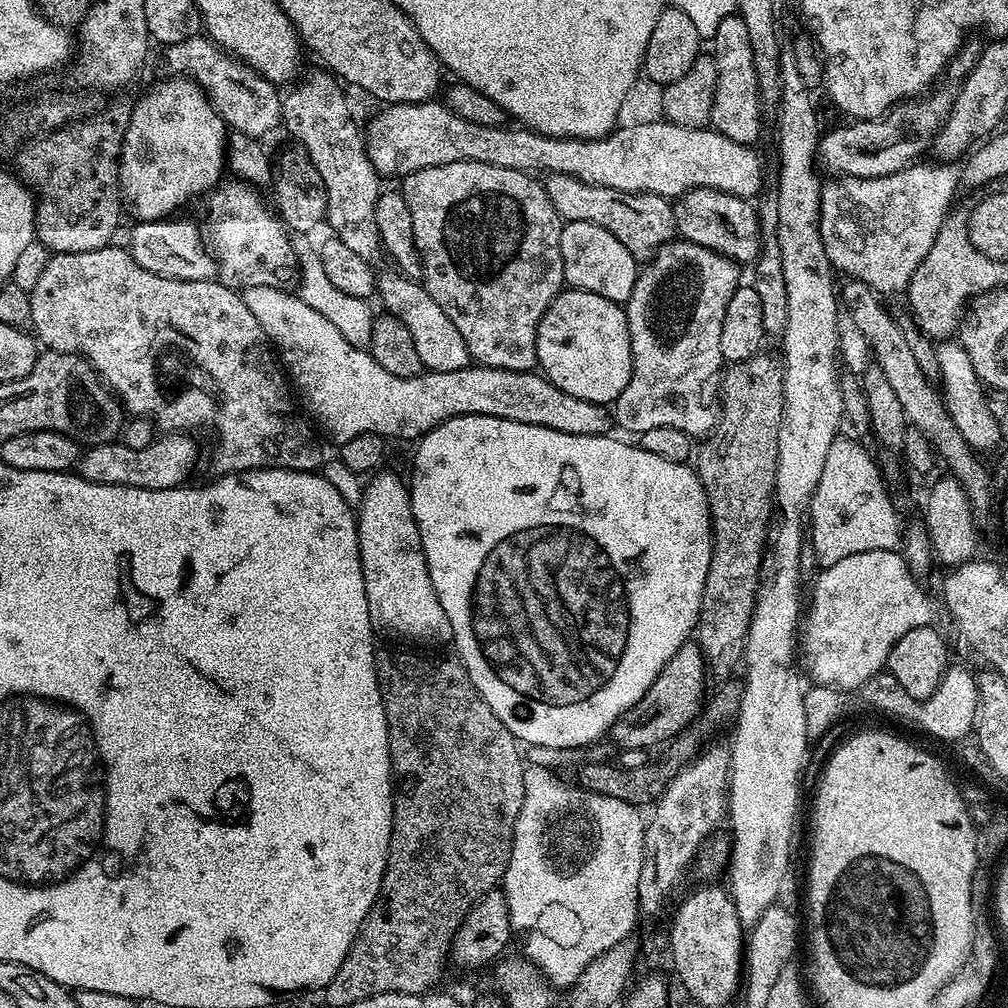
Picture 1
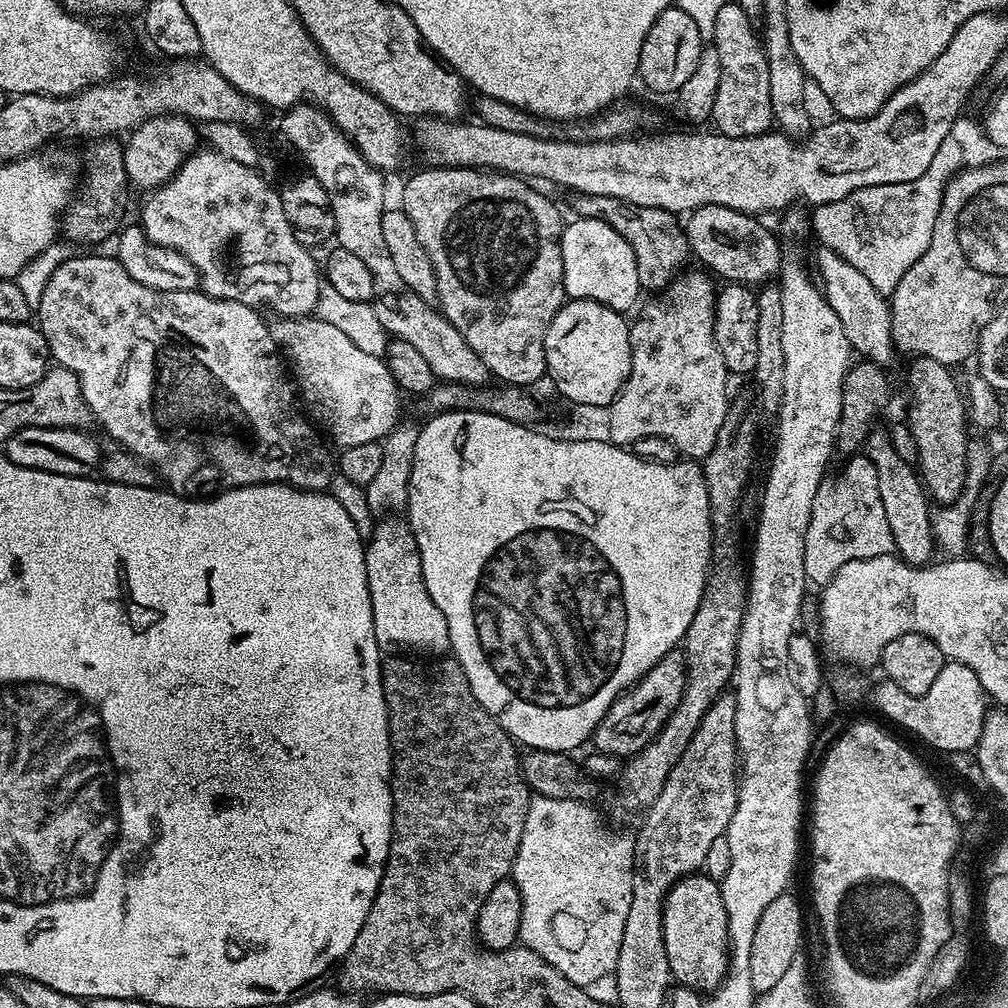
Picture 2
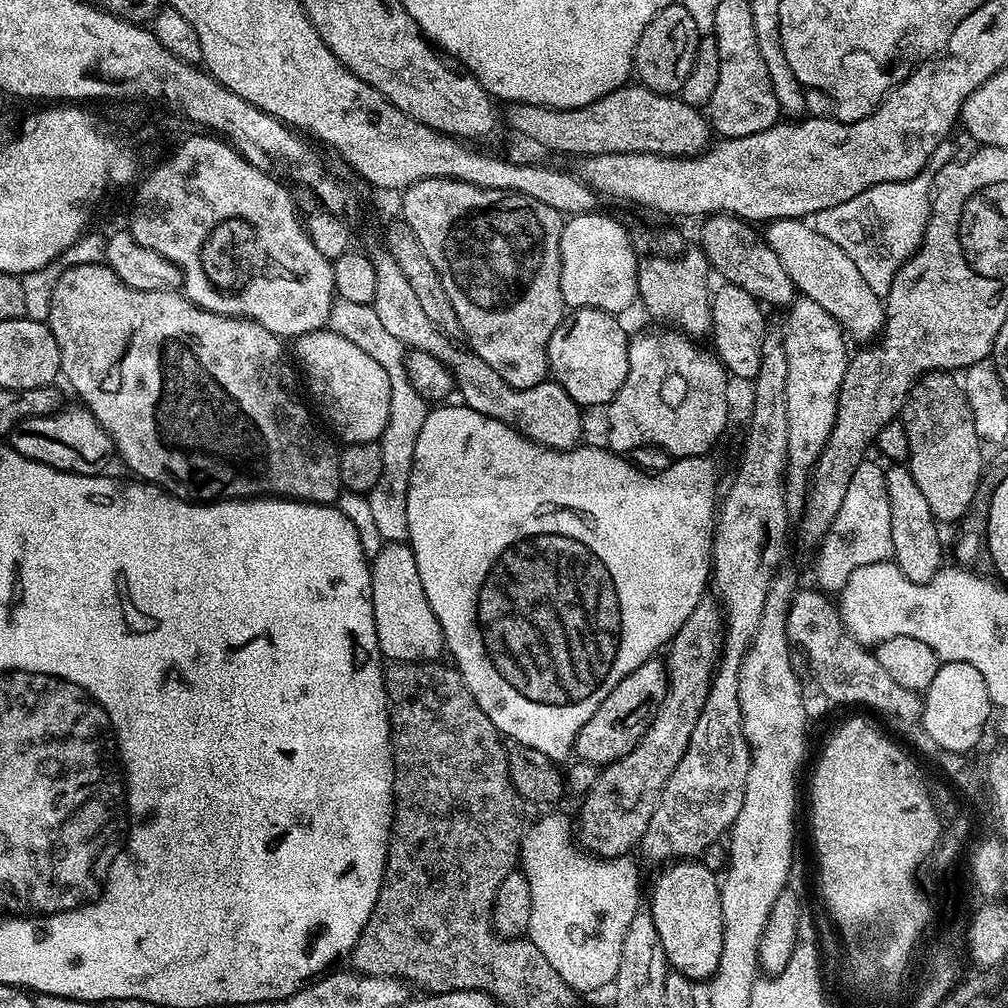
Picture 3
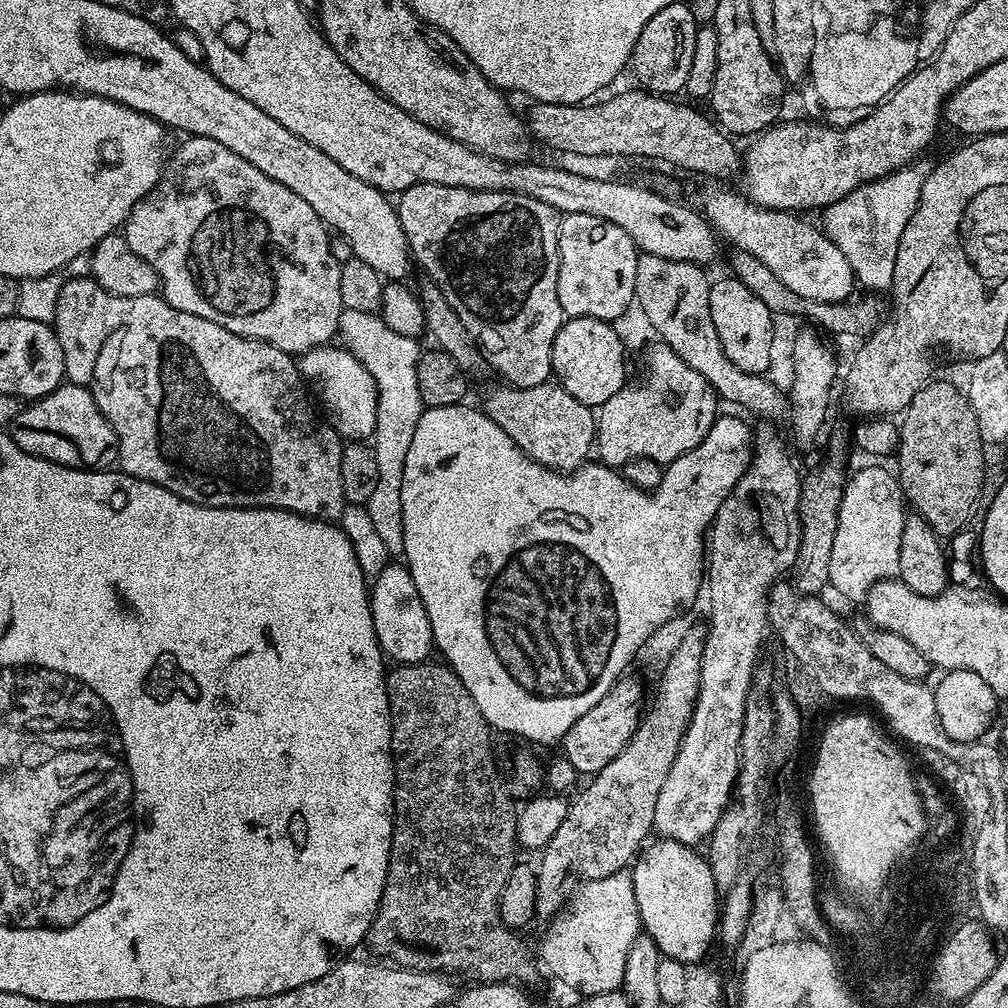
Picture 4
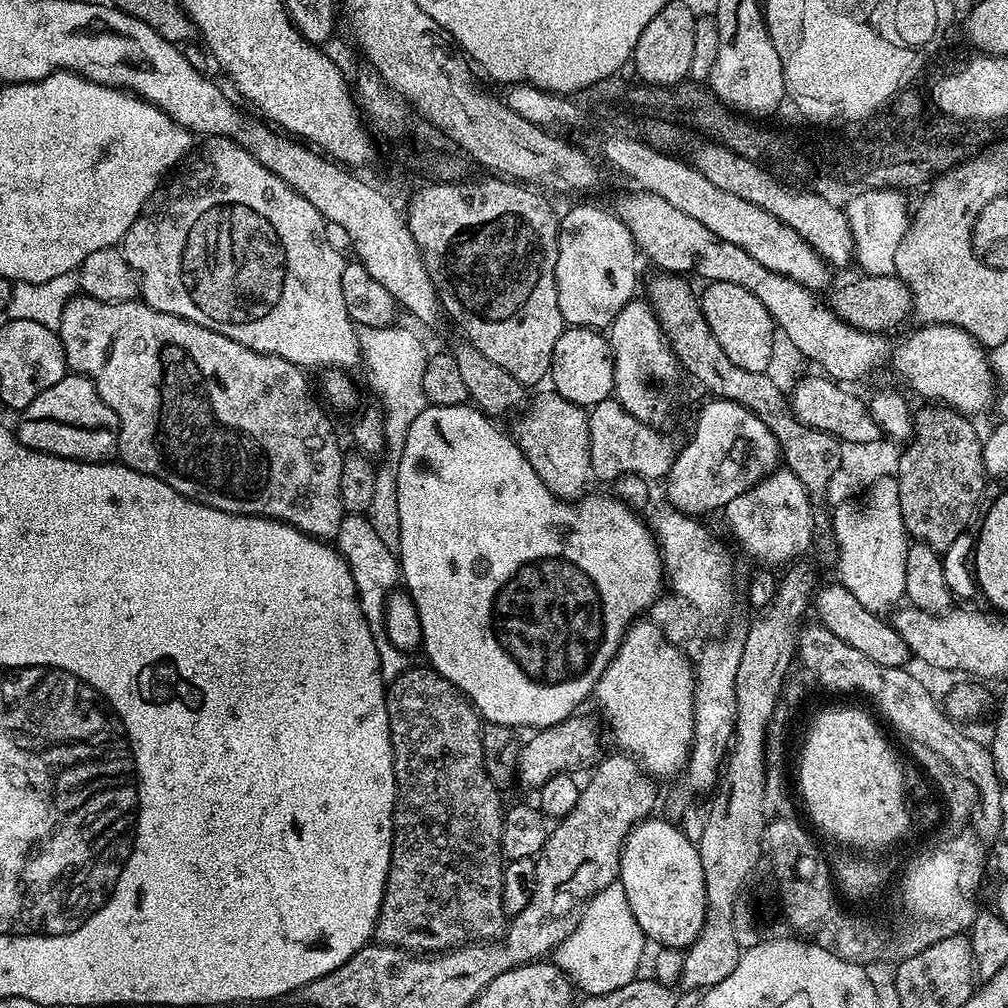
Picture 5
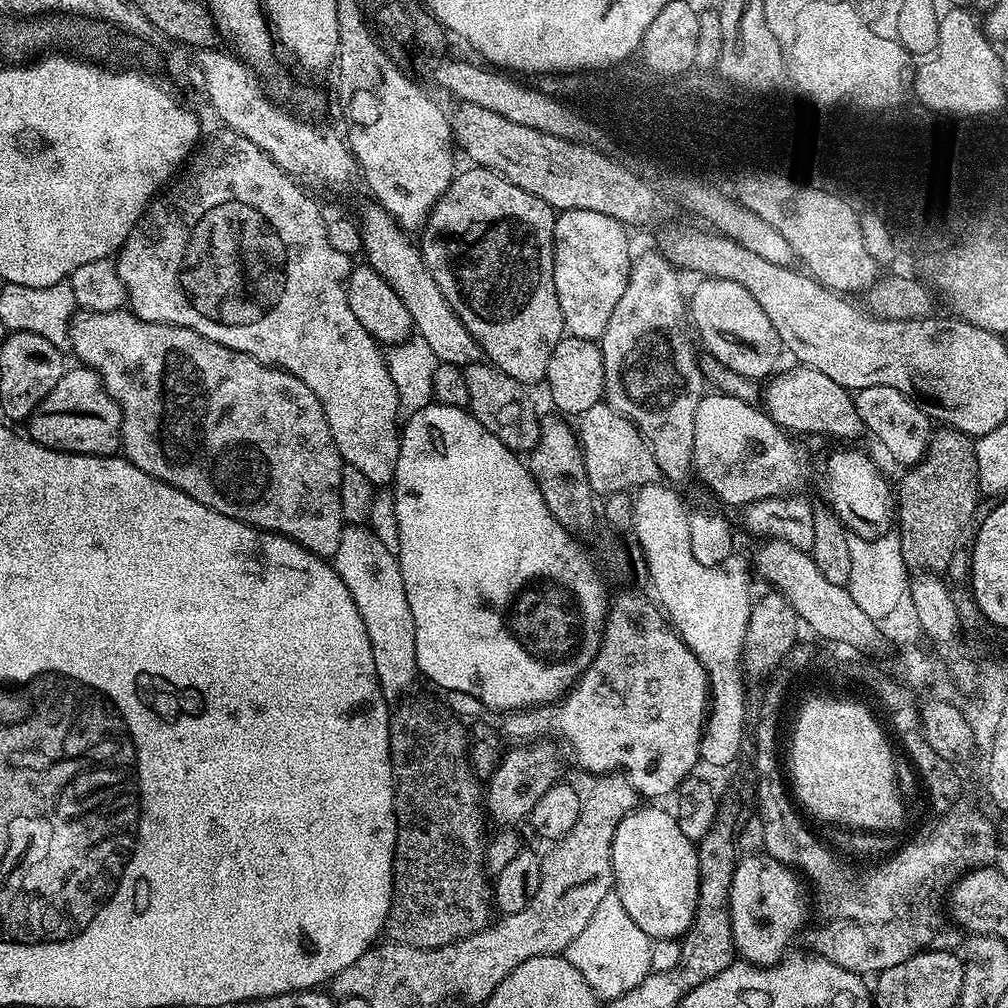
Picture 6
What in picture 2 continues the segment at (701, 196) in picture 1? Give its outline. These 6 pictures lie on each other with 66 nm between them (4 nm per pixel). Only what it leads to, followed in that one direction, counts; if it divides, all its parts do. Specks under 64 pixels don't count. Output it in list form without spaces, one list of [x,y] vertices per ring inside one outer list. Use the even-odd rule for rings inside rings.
[[[702,206],[695,208],[686,220],[686,231],[688,233],[688,247],[691,255],[701,260],[703,267],[709,273],[715,274],[721,281],[745,286],[760,286],[777,275],[782,263],[780,256],[780,244],[768,233],[764,224],[759,224],[755,215],[738,210],[730,210],[726,206]]]

